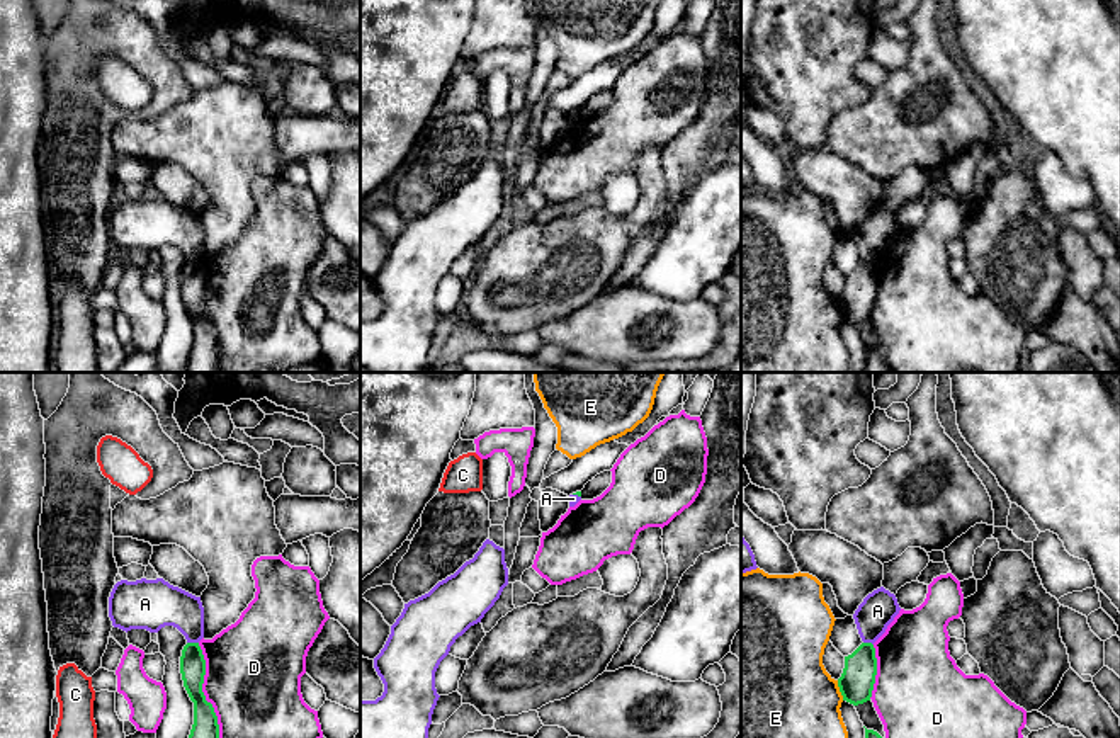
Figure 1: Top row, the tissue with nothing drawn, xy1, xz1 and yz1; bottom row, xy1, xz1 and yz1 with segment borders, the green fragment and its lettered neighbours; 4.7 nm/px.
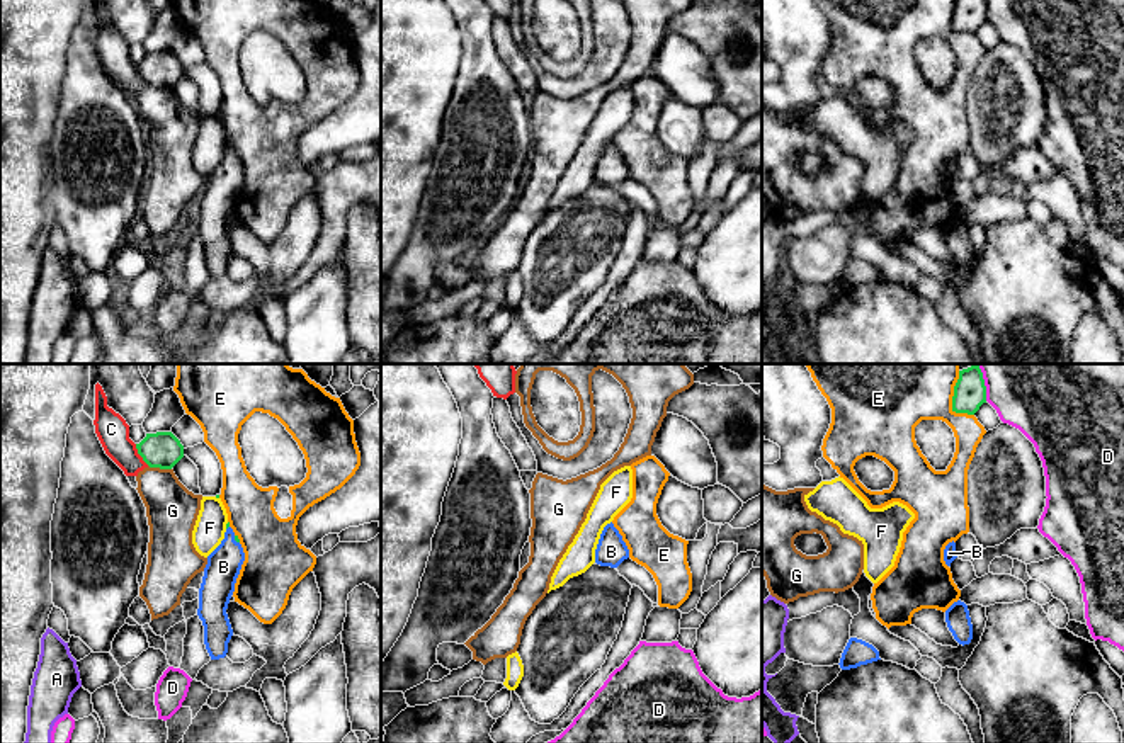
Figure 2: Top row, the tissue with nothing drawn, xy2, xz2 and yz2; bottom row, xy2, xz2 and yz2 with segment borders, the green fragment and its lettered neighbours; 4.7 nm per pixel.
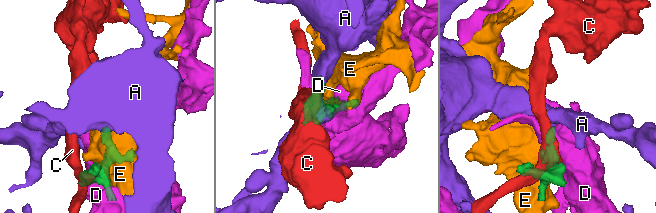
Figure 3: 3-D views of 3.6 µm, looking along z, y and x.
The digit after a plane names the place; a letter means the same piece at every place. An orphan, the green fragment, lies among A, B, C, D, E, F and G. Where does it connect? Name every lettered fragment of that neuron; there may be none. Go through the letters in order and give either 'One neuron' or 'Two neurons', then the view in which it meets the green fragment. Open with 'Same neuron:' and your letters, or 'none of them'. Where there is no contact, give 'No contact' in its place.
Same neuron: B
A: Two neurons. Touches green in xy1
B: One neuron. Touches green in xy2
C: Two neurons. Touches green in xy2
D: Two neurons. Touches green in xy1
E: Two neurons. Touches green in yz2
F: Two neurons. Touches green in xy2
G: Two neurons. Touches green in xy2

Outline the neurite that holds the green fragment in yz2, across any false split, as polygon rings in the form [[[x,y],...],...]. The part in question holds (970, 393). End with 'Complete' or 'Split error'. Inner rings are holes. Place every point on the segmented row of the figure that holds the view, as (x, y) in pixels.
[[[978,364],[959,371],[954,386],[952,411],[974,415],[986,403],[986,386]]]. Complete

